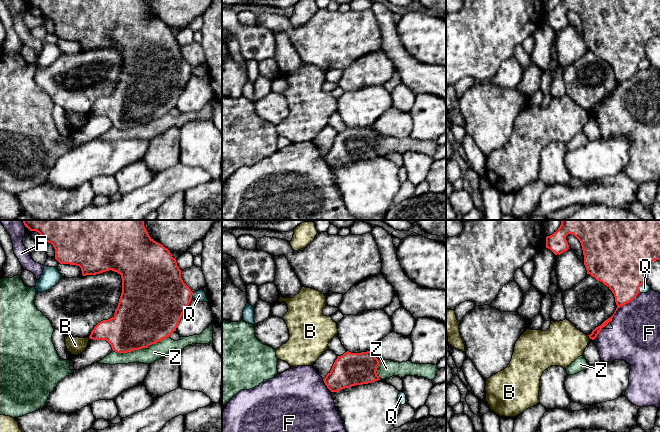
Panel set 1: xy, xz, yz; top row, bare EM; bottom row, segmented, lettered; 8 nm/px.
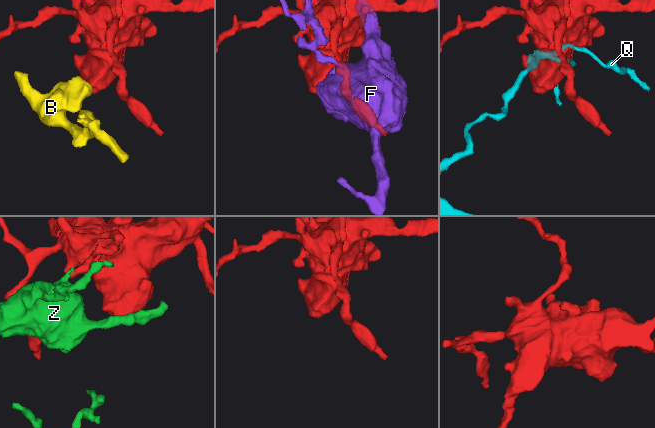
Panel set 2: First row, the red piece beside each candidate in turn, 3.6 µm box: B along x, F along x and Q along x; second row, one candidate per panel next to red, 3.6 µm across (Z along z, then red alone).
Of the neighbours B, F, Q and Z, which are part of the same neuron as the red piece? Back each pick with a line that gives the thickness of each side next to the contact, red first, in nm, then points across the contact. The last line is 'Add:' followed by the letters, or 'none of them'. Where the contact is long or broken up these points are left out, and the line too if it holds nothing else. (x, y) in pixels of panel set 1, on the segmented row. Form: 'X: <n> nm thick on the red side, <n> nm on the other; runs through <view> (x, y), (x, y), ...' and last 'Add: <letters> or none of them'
Add: none of them

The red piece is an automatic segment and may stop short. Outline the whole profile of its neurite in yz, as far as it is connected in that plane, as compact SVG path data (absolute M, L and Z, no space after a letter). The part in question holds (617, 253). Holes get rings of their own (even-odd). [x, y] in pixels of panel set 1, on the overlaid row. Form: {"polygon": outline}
{"polygon": "M562 220L556 232L546 237L546 248L555 255L569 249L566 236L574 235L581 243L584 265L587 274L606 285L614 294L616 311L631 302L640 292L639 287L645 283L645 271L648 265L660 260L660 220Z"}

